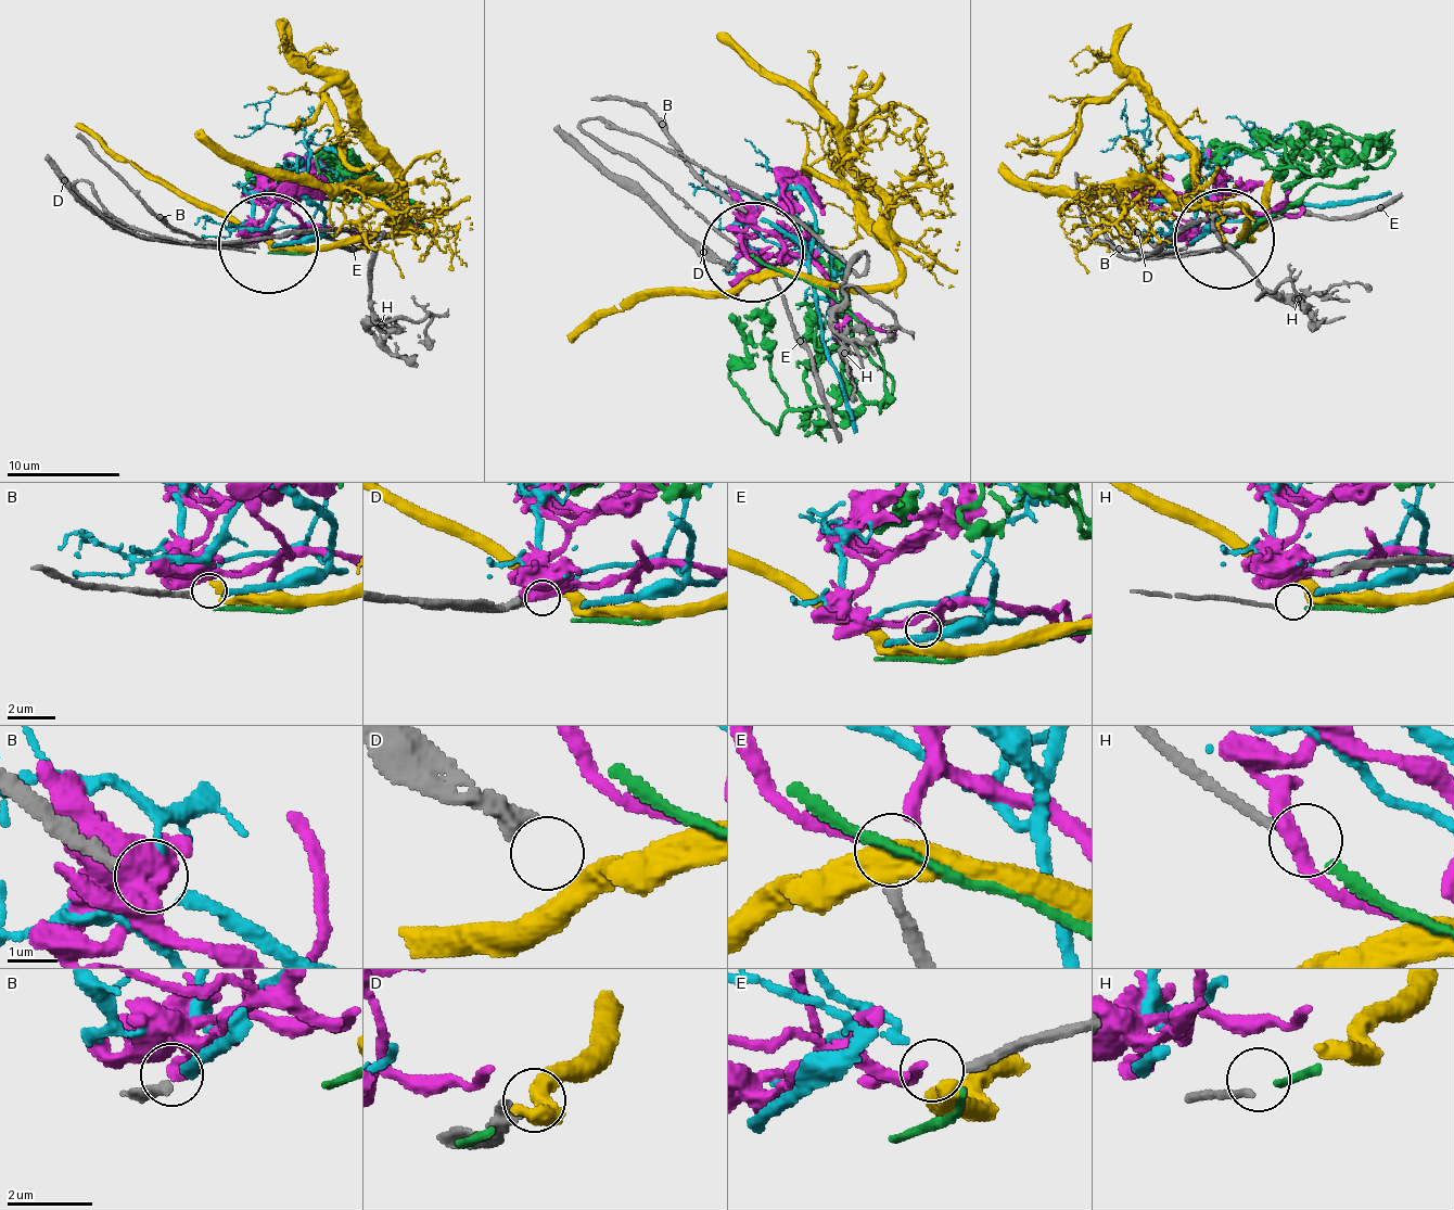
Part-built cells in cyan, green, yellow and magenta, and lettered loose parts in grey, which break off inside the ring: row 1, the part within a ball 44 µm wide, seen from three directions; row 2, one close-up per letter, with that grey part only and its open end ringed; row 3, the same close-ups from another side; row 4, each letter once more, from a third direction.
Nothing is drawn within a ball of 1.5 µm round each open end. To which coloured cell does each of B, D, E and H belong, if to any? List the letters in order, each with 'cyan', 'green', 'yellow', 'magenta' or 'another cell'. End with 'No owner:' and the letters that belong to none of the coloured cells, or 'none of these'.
B: cyan
D: another cell
E: magenta
H: green
No owner: D

